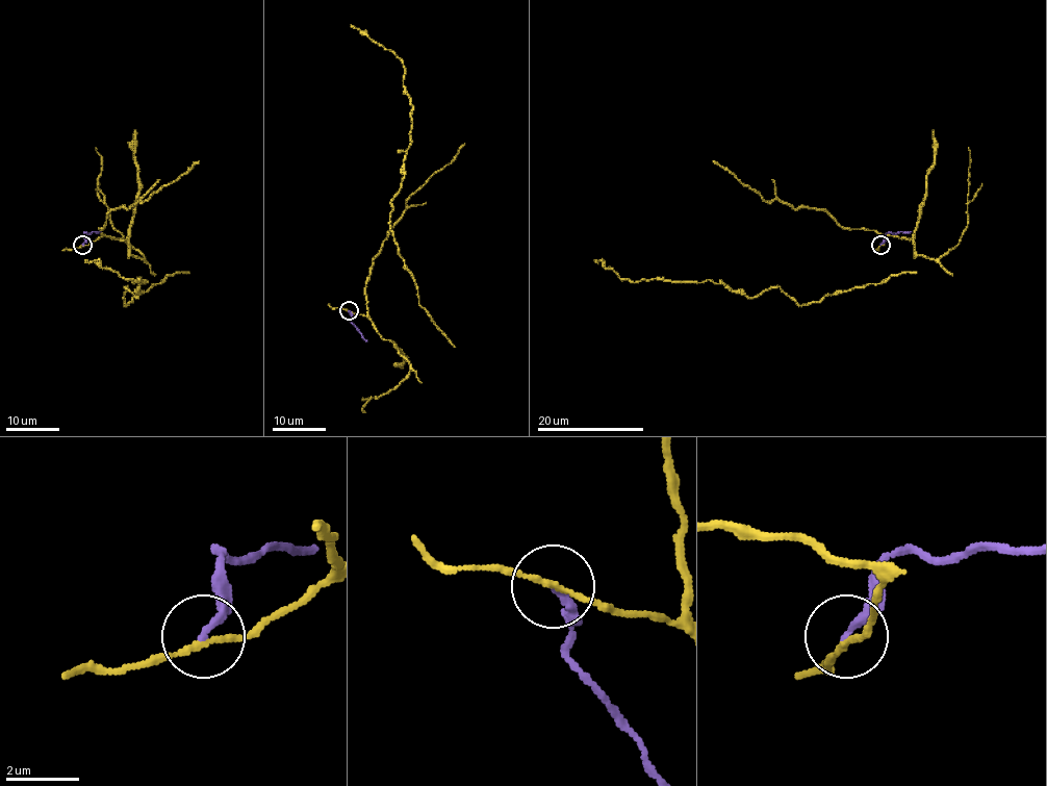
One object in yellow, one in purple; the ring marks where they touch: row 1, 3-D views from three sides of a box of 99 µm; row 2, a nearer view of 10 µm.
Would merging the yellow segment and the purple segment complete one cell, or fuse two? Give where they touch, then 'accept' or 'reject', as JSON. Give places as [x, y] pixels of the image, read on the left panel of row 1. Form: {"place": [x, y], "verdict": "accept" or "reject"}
{"place": [82, 245], "verdict": "reject"}

